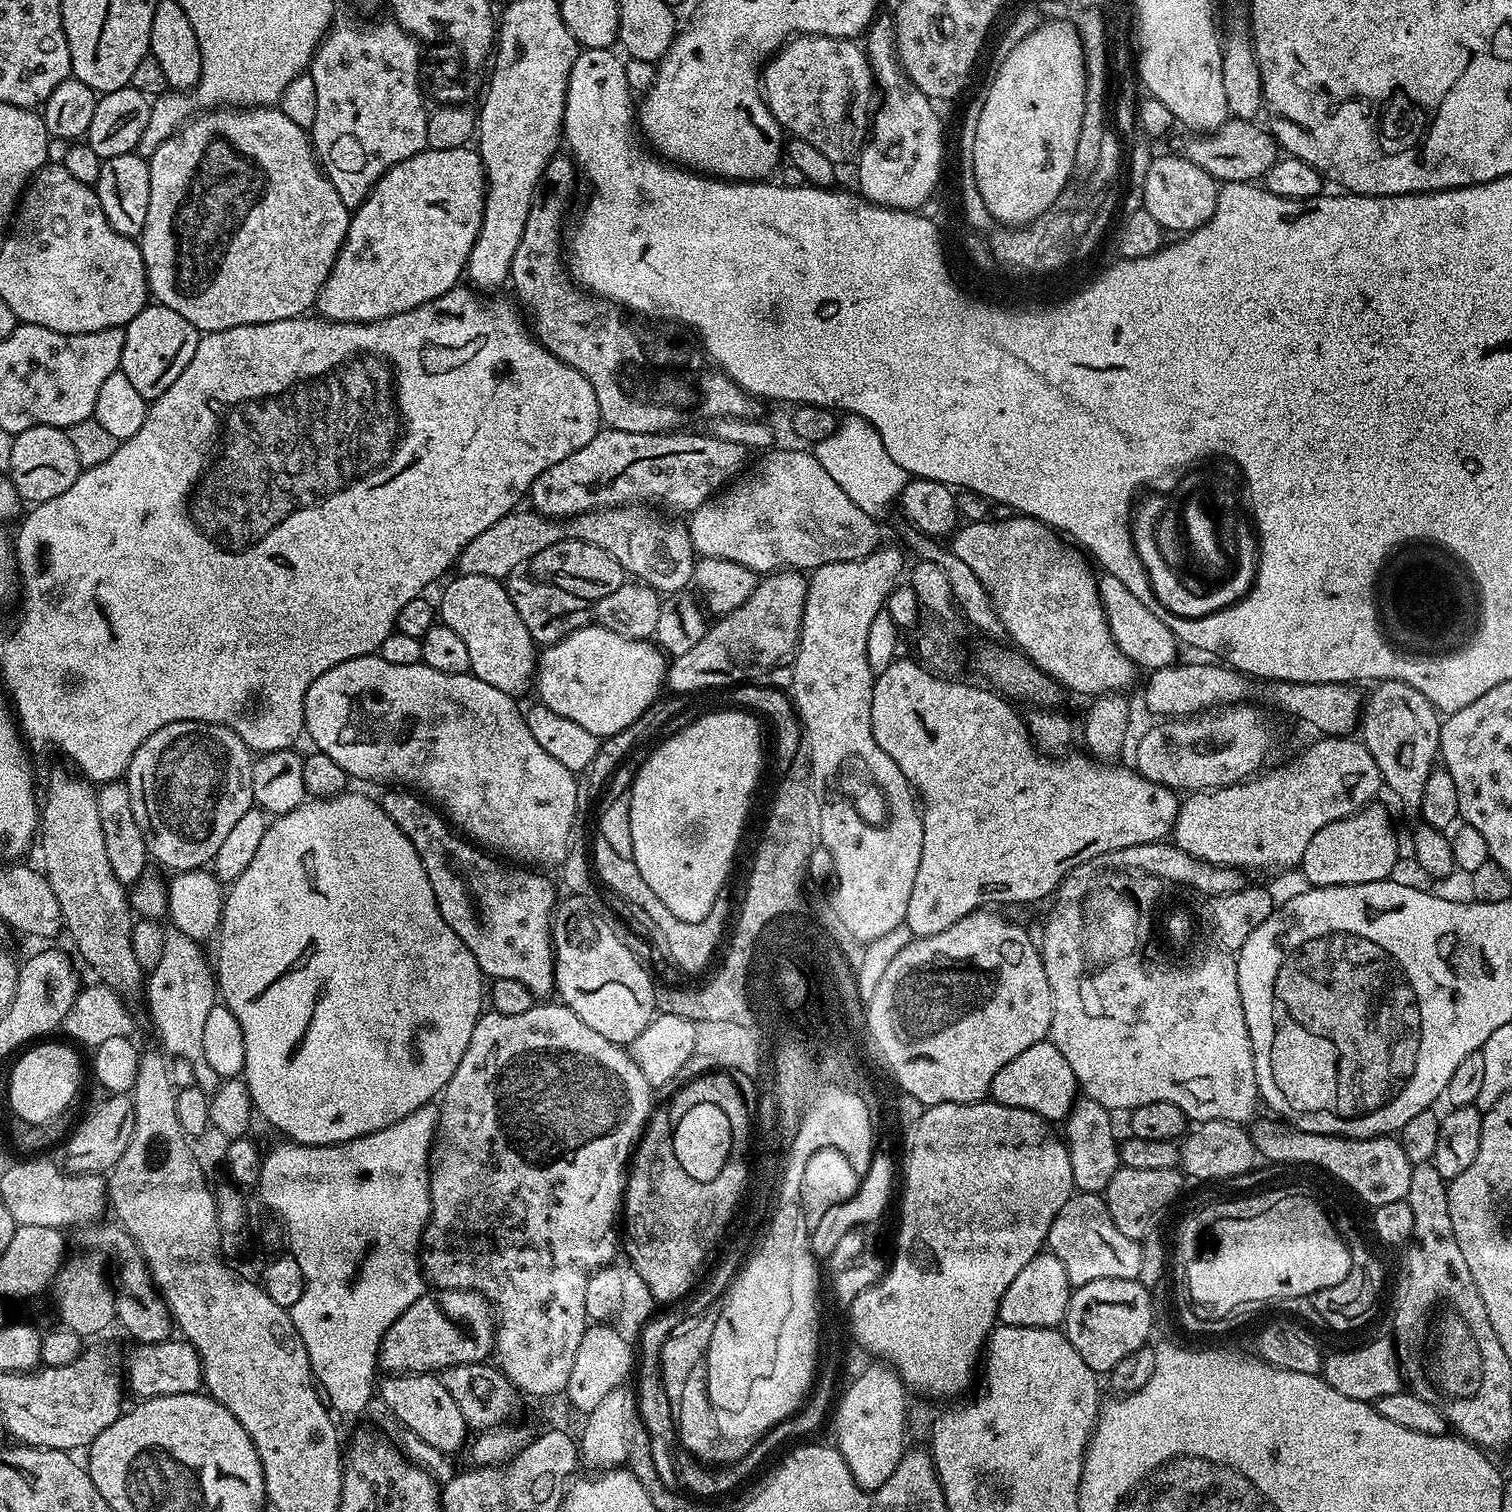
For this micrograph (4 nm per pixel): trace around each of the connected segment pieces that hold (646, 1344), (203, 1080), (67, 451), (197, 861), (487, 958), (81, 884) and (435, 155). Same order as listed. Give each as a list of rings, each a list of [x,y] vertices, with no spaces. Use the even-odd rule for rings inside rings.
[[[659,1316],[649,1320],[644,1326],[644,1331],[638,1337],[638,1371],[634,1376],[634,1387],[636,1401],[640,1407],[640,1422],[646,1426],[650,1438],[654,1470],[658,1470],[658,1478],[662,1478],[662,1482],[667,1488],[674,1488],[674,1460],[676,1458],[672,1451],[672,1444],[674,1448],[674,1419],[670,1410],[670,1401],[666,1399],[666,1390],[662,1386],[660,1355],[666,1338],[677,1327],[678,1320],[672,1316]]]
[[[172,930],[167,933],[164,942],[164,953],[162,954],[162,962],[158,962],[158,966],[151,969],[149,976],[152,977],[150,977],[149,980],[147,977],[146,980],[146,988],[148,984],[148,1012],[150,1015],[152,1015],[152,1024],[154,1027],[156,1027],[156,1032],[158,1035],[160,1035],[161,1042],[164,1043],[164,1045],[162,1045],[163,1051],[167,1053],[169,1057],[177,1056],[178,1059],[185,1060],[185,1062],[188,1063],[189,1070],[192,1071],[193,1078],[191,1079],[194,1081],[194,1084],[207,1094],[213,1094],[214,1092],[218,1091],[222,1081],[218,1073],[216,1073],[216,1071],[213,1070],[213,1068],[211,1068],[211,1066],[209,1066],[209,1064],[206,1062],[206,1054],[202,1050],[202,1029],[204,1023],[206,1022],[206,1014],[210,1014],[210,1010],[218,1002],[218,985],[216,983],[213,965],[210,963],[209,957],[208,960],[206,957],[204,957],[204,952],[200,948],[203,947],[201,947],[201,945],[197,943],[197,941],[186,938],[178,931]]]
[[[30,426],[12,437],[14,450],[10,450],[8,475],[20,495],[21,501],[35,506],[50,498],[58,498],[65,490],[70,490],[82,471],[78,462],[78,453],[70,442],[67,431],[54,426]]]
[[[183,720],[182,722],[170,722],[170,726],[162,726],[162,730],[154,730],[154,734],[150,734],[150,738],[146,738],[146,742],[142,742],[138,746],[138,750],[134,750],[134,758],[130,758],[126,773],[130,802],[134,810],[134,822],[138,822],[138,830],[142,830],[142,838],[148,847],[149,857],[155,863],[157,860],[158,863],[172,868],[173,873],[194,872],[211,865],[214,854],[218,854],[218,846],[222,846],[223,840],[226,839],[226,834],[230,834],[230,829],[238,822],[238,818],[242,818],[242,814],[246,814],[246,810],[250,810],[254,806],[252,799],[253,759],[253,753],[242,742],[242,738],[228,728],[223,728],[221,724]]]
[[[411,790],[385,792],[388,793],[382,799],[382,807],[386,818],[391,818],[394,826],[398,826],[398,830],[410,838],[414,850],[418,850],[418,858],[422,858],[422,866],[426,866],[426,878],[430,878],[442,918],[446,918],[450,930],[454,930],[454,934],[466,942],[466,950],[474,954],[474,962],[478,962],[480,971],[492,980],[514,978],[514,982],[522,982],[533,997],[551,997],[556,987],[556,962],[552,947],[552,914],[558,903],[555,886],[546,877],[539,876],[544,875],[539,871],[501,862],[475,843],[459,835],[452,836],[453,829],[446,823],[445,817],[417,793]]]
[[[56,768],[48,776],[48,789],[42,792],[42,815],[38,825],[38,848],[44,855],[42,871],[58,898],[60,919],[72,935],[80,956],[92,967],[97,981],[119,994],[141,987],[142,969],[134,958],[132,925],[134,913],[125,885],[114,878],[102,839],[98,819],[97,789],[83,775]]]
[[[468,146],[454,150],[427,147],[414,154],[414,158],[394,166],[351,213],[344,245],[316,297],[315,311],[325,320],[369,324],[445,296],[465,275],[470,250],[474,250],[482,226],[485,191],[486,177],[479,151]]]

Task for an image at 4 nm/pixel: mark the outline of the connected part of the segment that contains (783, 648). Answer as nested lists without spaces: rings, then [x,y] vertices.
[[[781,570],[765,575],[742,607],[735,608],[725,616],[719,617],[709,627],[702,642],[698,642],[698,646],[686,650],[686,654],[675,657],[667,665],[667,691],[700,692],[703,688],[724,688],[727,684],[736,686],[741,682],[763,677],[772,668],[781,667],[795,653],[800,642],[804,599],[808,593],[808,580],[800,576],[803,575],[796,570]]]

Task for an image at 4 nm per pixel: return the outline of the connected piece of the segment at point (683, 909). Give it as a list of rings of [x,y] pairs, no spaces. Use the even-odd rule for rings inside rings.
[[[735,710],[736,712],[708,712],[705,716],[700,716],[697,720],[689,722],[685,728],[680,728],[669,740],[664,740],[648,757],[644,760],[644,765],[636,772],[636,777],[632,780],[630,789],[630,834],[634,838],[634,850],[632,851],[632,861],[638,866],[638,874],[666,902],[667,908],[678,914],[682,922],[694,922],[703,924],[704,919],[717,907],[716,899],[720,896],[720,891],[724,888],[724,883],[728,880],[728,874],[732,870],[732,859],[742,844],[742,837],[746,832],[744,819],[748,816],[748,807],[752,804],[752,795],[756,792],[756,783],[760,780],[760,763],[764,760],[764,748],[760,745],[760,724],[753,713],[747,710]]]

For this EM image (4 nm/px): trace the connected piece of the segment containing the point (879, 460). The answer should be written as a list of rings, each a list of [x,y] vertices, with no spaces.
[[[845,415],[828,438],[814,444],[814,454],[818,458],[818,462],[822,462],[826,474],[830,474],[830,478],[834,478],[834,482],[838,482],[838,486],[846,493],[846,498],[850,498],[850,502],[854,502],[854,506],[858,506],[858,510],[862,510],[874,518],[880,518],[891,502],[893,505],[893,502],[899,497],[900,491],[908,485],[910,479],[908,472],[902,470],[902,466],[898,466],[898,462],[894,462],[894,458],[890,458],[890,454],[886,454],[886,446],[882,446],[882,438],[878,438],[878,430],[874,430],[874,426],[870,426],[870,422],[866,422],[864,416]]]

